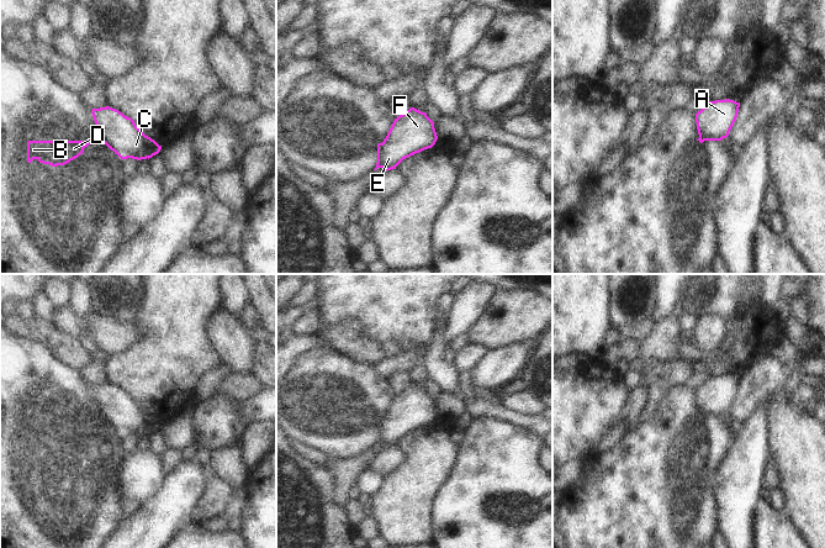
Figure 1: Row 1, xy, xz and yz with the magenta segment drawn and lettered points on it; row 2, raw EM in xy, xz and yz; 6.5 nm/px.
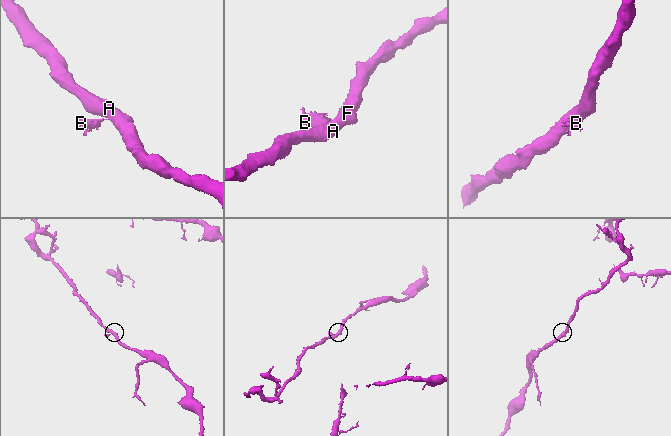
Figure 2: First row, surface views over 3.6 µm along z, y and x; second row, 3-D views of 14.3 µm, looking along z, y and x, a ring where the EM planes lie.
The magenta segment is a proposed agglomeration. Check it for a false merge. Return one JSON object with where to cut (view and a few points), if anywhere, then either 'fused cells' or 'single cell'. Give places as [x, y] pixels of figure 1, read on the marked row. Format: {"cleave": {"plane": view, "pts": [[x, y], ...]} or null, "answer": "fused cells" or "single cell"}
{"cleave": {"plane": "xz", "pts": [[381, 143], [377, 148]]}, "answer": "fused cells"}

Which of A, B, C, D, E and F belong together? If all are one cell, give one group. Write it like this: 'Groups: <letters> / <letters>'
Groups: A C E F / B D

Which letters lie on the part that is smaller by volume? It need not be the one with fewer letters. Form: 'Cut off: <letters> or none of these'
Cut off: B, D

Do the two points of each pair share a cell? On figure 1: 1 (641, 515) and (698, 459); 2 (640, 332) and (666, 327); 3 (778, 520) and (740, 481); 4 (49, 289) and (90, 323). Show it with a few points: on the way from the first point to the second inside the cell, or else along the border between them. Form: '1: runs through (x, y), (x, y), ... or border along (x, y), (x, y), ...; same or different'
1: runs through (655, 501), (685, 472); same
2: border along (655, 323), (651, 331), (639, 341); different
3: border along (761, 499), (756, 505), (752, 528); different
4: border along (68, 304), (56, 309); different

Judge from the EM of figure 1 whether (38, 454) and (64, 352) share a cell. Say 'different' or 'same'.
different

